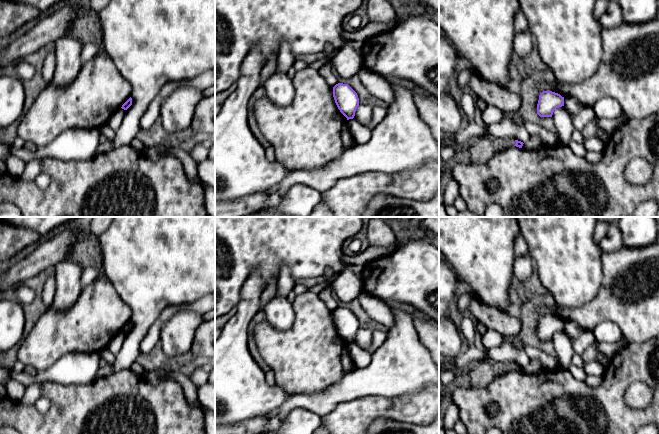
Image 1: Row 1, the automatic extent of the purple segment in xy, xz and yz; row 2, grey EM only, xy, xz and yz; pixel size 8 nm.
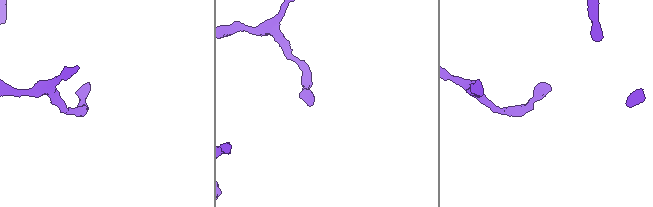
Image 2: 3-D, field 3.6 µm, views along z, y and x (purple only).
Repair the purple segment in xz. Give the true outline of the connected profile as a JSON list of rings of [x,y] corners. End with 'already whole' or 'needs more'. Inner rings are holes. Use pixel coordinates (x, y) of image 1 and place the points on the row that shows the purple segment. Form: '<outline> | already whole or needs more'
[[[338,83],[333,87],[333,97],[338,109],[347,120],[353,119],[359,106],[357,93],[348,84]]] | already whole

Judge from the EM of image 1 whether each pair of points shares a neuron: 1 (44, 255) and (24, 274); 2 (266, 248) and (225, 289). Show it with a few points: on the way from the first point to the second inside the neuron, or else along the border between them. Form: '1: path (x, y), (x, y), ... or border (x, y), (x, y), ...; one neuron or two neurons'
1: path (39, 260), (29, 269); one neuron
2: path (255, 257), (234, 278); one neuron

